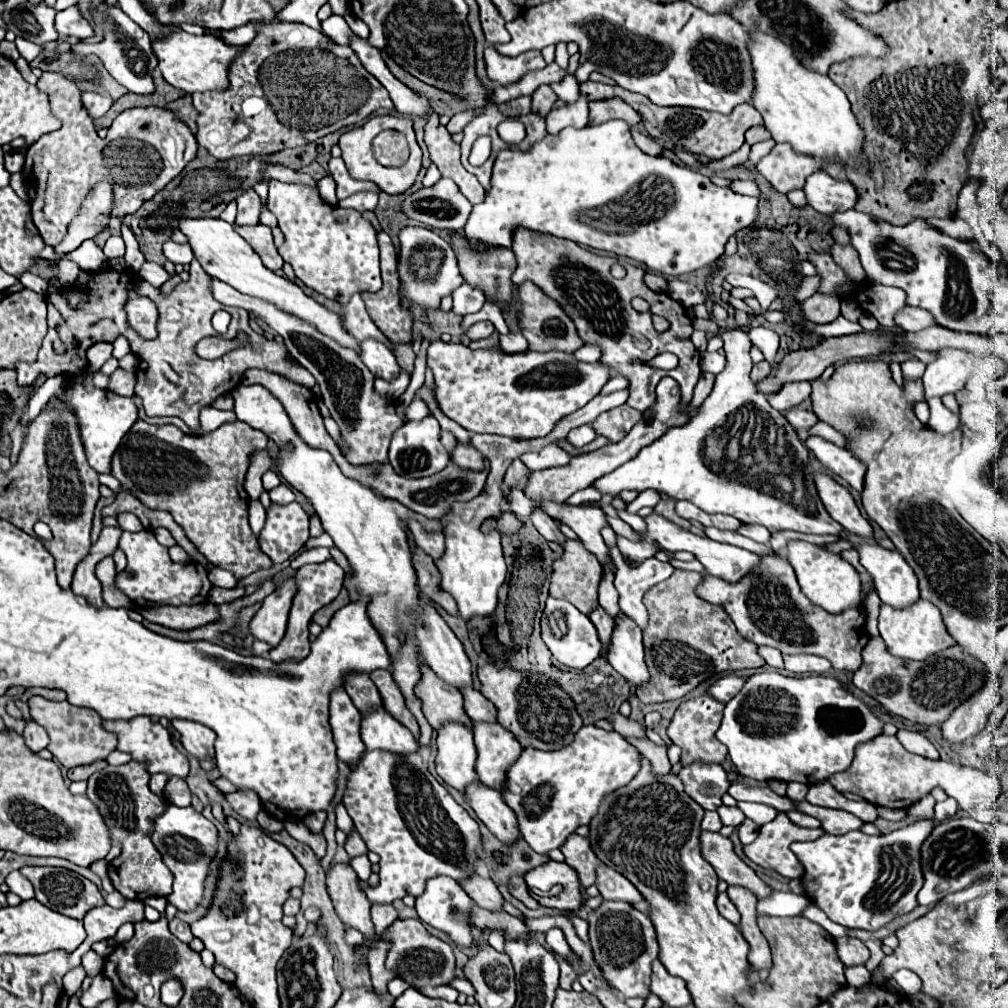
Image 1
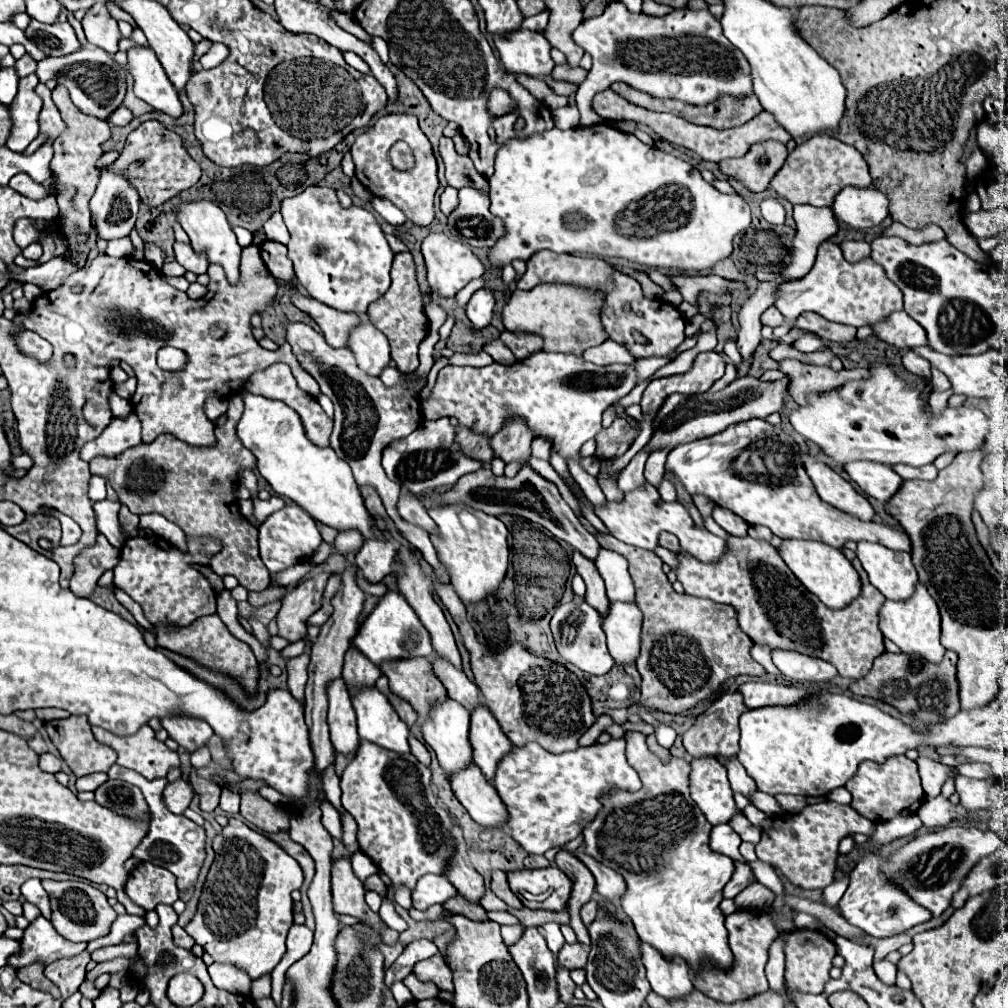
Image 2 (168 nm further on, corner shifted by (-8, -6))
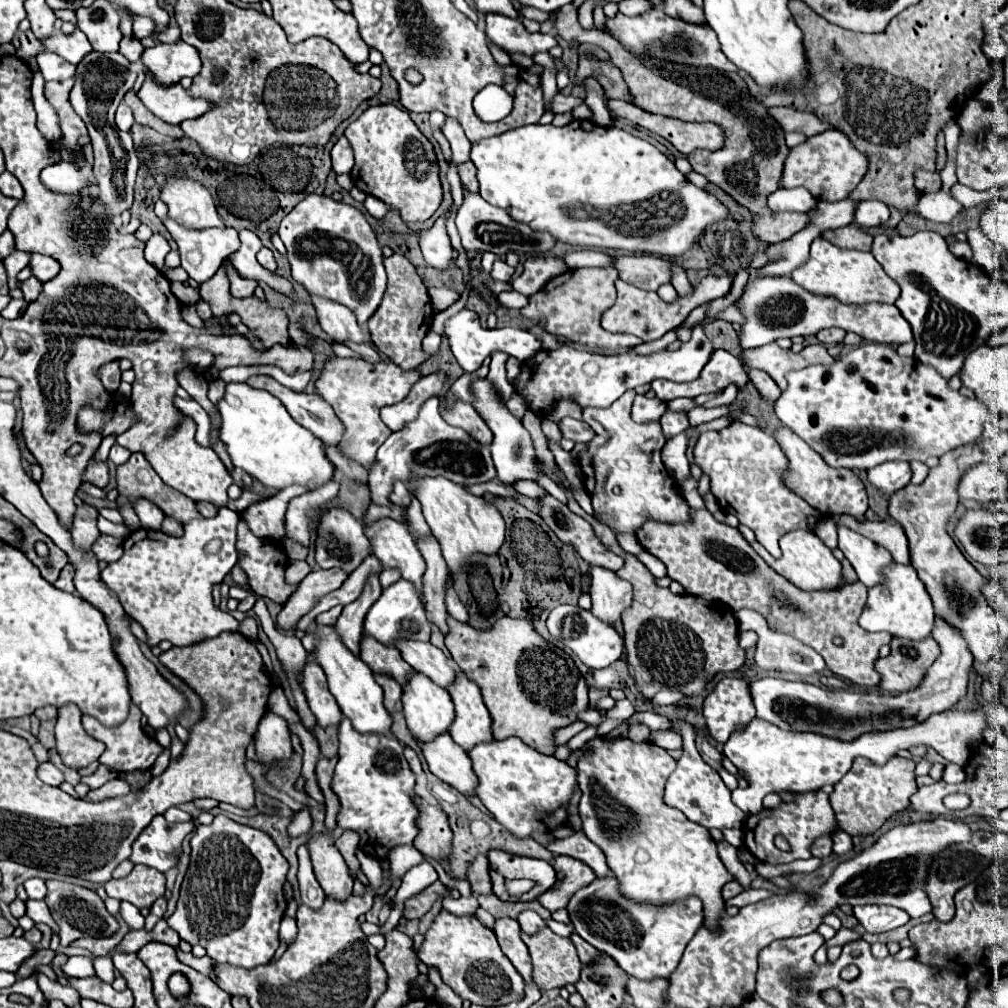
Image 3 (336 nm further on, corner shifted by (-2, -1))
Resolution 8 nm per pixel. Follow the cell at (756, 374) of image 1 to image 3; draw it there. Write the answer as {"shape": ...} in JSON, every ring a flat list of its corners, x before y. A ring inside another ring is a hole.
{"shape":[[749,371,749,381,753,383,753,387,761,393,761,397,767,401,767,403,775,403,781,395,781,389,777,387,777,383,765,373,765,371]]}

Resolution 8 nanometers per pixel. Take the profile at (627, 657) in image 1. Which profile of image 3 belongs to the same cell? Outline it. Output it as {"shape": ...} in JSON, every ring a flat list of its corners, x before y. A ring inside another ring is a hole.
{"shape":[[591,567,591,613,611,625,621,619,621,613,631,605,633,591,631,583,617,577,613,571,603,567]]}

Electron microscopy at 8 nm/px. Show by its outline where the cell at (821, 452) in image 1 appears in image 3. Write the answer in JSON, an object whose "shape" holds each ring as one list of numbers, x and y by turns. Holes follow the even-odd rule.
{"shape":[[887,461,887,463,881,463,879,467,873,467,871,471,867,471,867,475,869,475,869,481,877,489,881,489,887,495,893,495,899,489,903,489,905,485,909,485,913,471,907,461]]}

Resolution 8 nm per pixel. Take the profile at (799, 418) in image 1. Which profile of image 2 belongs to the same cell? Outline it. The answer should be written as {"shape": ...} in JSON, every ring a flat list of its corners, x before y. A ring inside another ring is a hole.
{"shape":[[889,364,871,368,871,380,855,380,827,394,809,396,809,406,791,412,793,428,815,442,835,462,871,460,879,464,921,466,945,450,977,450,989,436,989,418,971,406,945,408,939,418,923,408,917,390,911,390,891,372]]}

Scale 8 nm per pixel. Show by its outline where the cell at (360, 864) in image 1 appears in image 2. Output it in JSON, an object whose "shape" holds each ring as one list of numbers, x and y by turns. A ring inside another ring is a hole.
{"shape":[[357,852,351,856,351,864,353,864,353,872,365,882,369,876,377,874,377,866,373,864,373,860,369,860,369,856,365,856,363,852]]}

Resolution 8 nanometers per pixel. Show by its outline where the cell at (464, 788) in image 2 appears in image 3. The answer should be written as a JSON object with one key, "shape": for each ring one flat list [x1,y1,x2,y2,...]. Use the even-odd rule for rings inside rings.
{"shape":[[447,733,437,735,429,743,417,741,417,745,421,747,429,771,435,777,447,781,463,795,475,795,475,771,471,767,471,759,465,749,455,745]]}

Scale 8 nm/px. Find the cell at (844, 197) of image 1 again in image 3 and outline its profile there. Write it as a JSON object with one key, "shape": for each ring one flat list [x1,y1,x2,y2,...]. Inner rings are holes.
{"shape":[[877,199,861,201,855,211,855,223,861,227,875,227,889,219,889,207]]}

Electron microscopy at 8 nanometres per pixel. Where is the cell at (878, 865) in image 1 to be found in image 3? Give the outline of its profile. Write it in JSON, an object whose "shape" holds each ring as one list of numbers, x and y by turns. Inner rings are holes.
{"shape":[[857,905,853,907,853,915,865,927,867,933,885,933,909,921,909,915,905,911,887,905]]}

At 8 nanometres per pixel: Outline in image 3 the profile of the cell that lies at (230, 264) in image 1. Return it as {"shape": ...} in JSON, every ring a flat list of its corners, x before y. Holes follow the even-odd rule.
{"shape":[[173,175,161,187,161,201,169,207,169,217,189,229,225,227,217,215,211,193,195,179]]}

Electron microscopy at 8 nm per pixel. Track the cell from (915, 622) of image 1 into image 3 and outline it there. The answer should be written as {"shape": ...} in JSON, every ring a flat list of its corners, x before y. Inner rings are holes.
{"shape":[[891,563,887,567,883,567,883,573,885,573,885,581,867,589,869,599,859,617,859,625,865,631,887,631,895,637,905,637,905,639,929,637,935,611,933,611,929,593,925,589,925,585,919,581,915,569,911,565]]}

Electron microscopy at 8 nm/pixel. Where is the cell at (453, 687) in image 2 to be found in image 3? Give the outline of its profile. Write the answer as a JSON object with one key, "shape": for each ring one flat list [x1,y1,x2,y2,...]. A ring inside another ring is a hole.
{"shape":[[397,641,395,647,399,649,401,657,419,673,427,675,439,687,449,687,455,679,455,671,447,665,445,655,433,647,431,643,423,641]]}

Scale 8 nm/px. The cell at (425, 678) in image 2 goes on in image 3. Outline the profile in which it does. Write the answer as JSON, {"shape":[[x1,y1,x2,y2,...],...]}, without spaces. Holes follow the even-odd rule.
{"shape":[[363,635,359,641,359,657,371,667,371,671,389,673,401,685,411,673,411,667,403,661,403,657,393,645,383,645,377,639,371,639,369,635]]}

